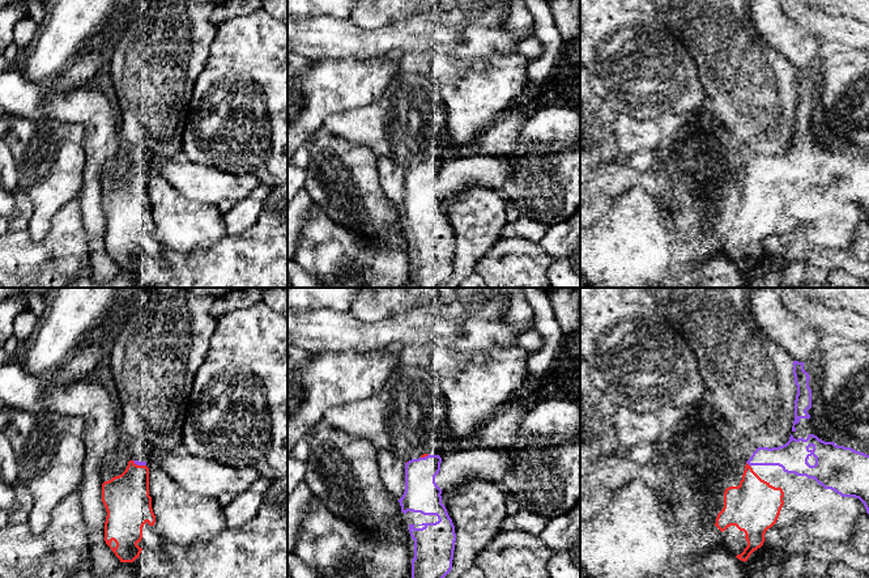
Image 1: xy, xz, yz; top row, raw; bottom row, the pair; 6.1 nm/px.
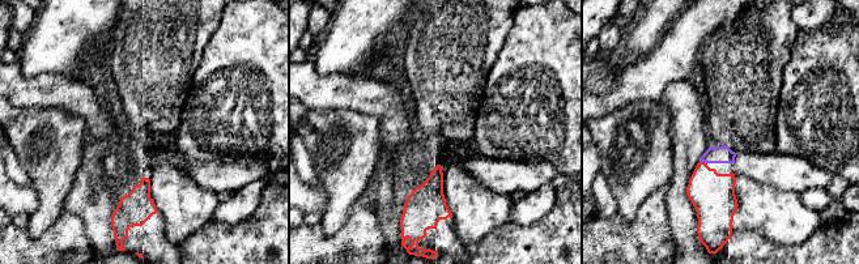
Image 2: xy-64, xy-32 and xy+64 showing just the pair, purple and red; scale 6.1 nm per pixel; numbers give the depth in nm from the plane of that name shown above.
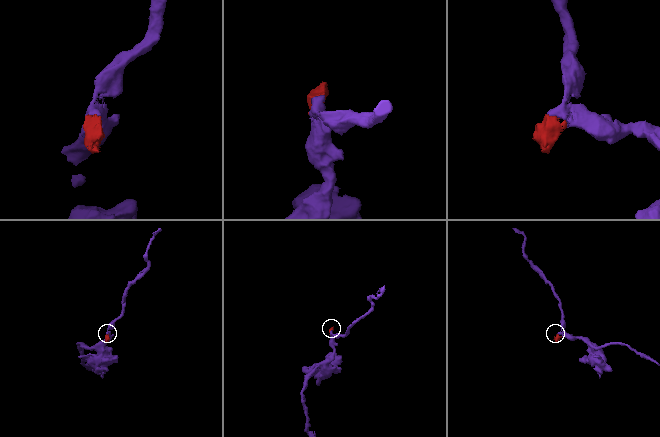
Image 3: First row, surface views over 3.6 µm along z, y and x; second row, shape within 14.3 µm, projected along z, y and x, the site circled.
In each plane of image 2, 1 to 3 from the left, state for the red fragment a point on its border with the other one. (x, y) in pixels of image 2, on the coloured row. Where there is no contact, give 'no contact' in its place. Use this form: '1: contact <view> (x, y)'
1: no contact
2: no contact
3: contact xy+64 (704, 161)

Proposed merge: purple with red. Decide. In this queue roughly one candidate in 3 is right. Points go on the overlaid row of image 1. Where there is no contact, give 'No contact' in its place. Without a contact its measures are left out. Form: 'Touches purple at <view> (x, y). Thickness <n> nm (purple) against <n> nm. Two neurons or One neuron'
Touches purple at yz (748, 463). Thickness 150 nm (purple) against 300 nm. One neuron

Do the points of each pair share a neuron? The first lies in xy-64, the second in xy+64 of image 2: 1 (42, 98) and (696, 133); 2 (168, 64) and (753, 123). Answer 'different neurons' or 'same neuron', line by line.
1: same neuron
2: same neuron

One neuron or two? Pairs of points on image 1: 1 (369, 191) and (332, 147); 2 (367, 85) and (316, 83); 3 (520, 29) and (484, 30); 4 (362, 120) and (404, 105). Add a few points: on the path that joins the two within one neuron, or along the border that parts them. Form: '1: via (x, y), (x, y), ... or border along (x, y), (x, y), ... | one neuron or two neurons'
1: via (358, 181), (335, 157) | one neuron
2: via (354, 84), (329, 84) | one neuron
3: border along (506, 13), (503, 26), (523, 39) | two neurons
4: via (373, 120), (388, 120), (393, 115) | one neuron

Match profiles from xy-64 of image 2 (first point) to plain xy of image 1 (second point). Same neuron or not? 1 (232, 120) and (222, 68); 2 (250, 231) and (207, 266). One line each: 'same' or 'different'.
1: same
2: same

